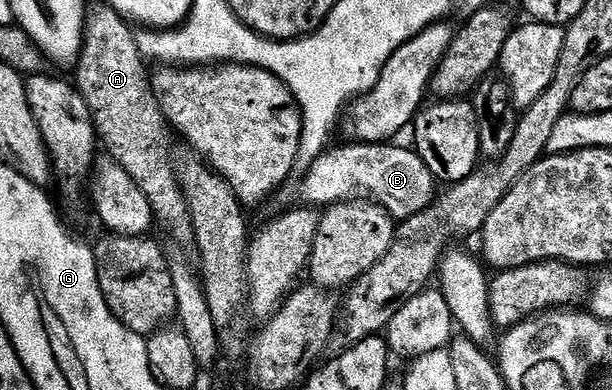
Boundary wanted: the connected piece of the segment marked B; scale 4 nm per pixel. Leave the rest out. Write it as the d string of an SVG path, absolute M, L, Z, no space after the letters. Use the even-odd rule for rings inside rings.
M352 141L349 147L333 146L325 150L324 154L309 166L312 168L300 187L305 201L308 202L305 204L335 205L353 201L375 201L397 221L414 218L422 213L431 207L436 199L438 181L415 150L408 148L407 151L404 147L392 146L396 145L391 142Z

